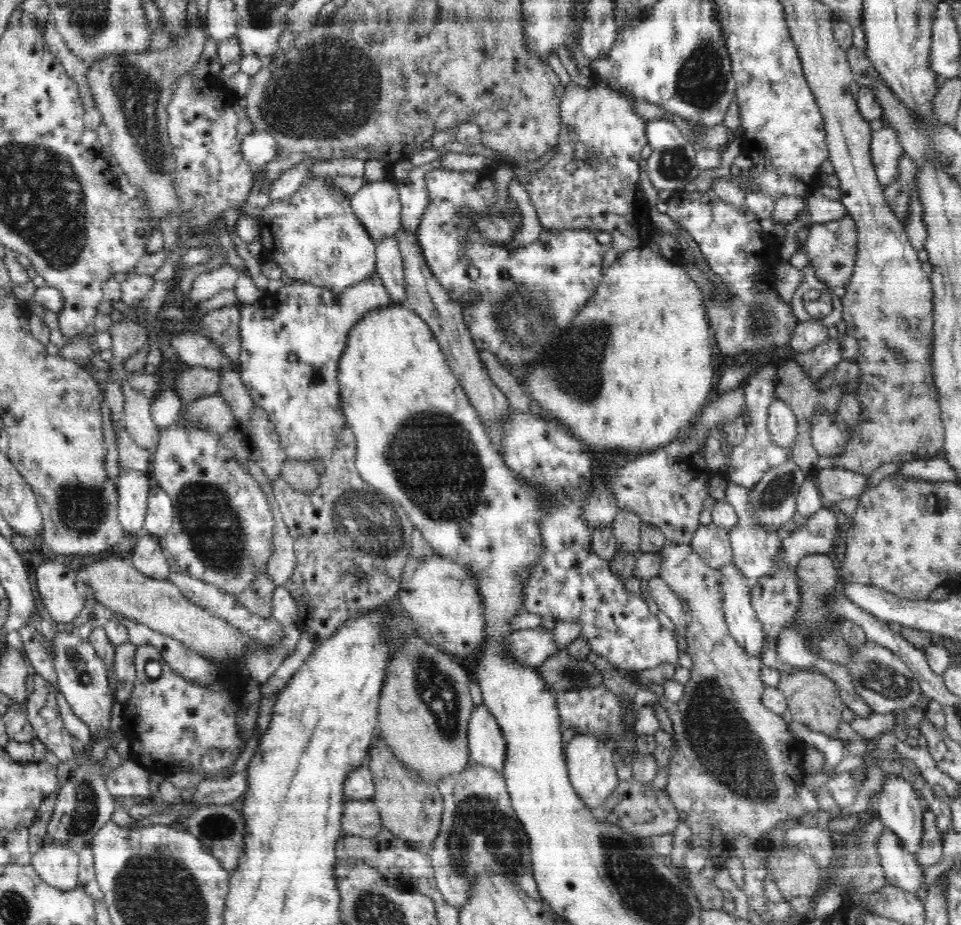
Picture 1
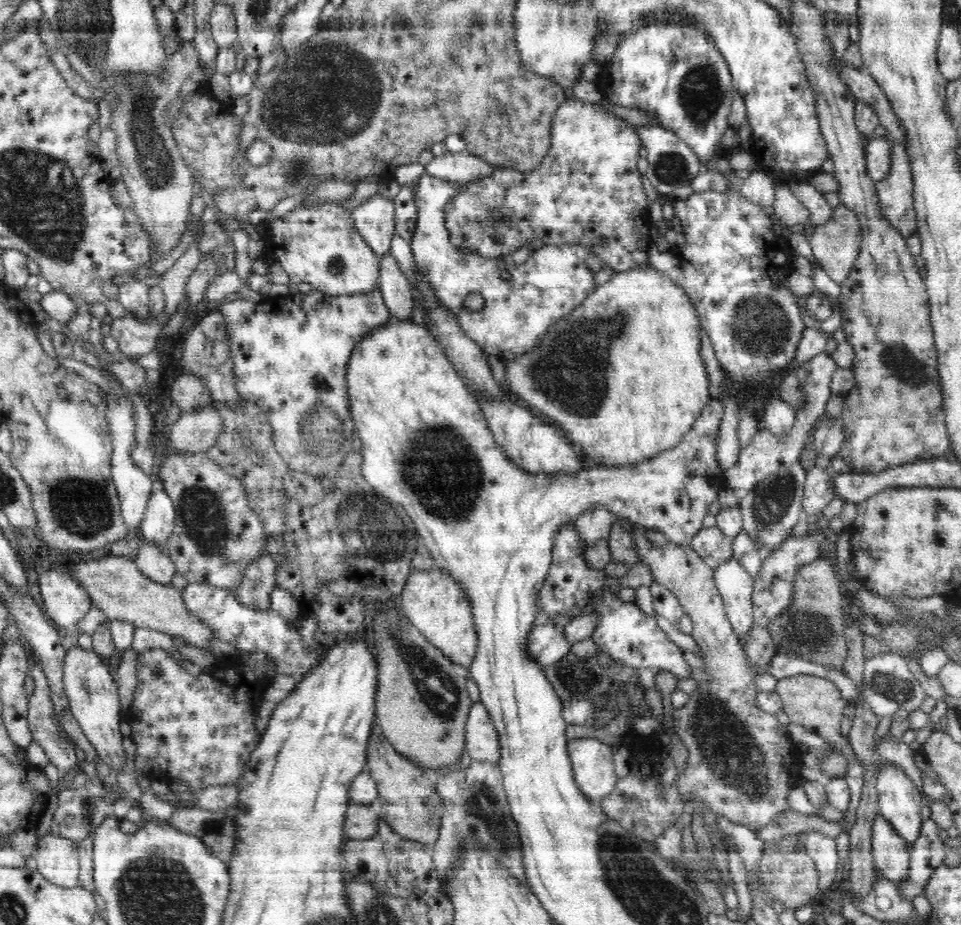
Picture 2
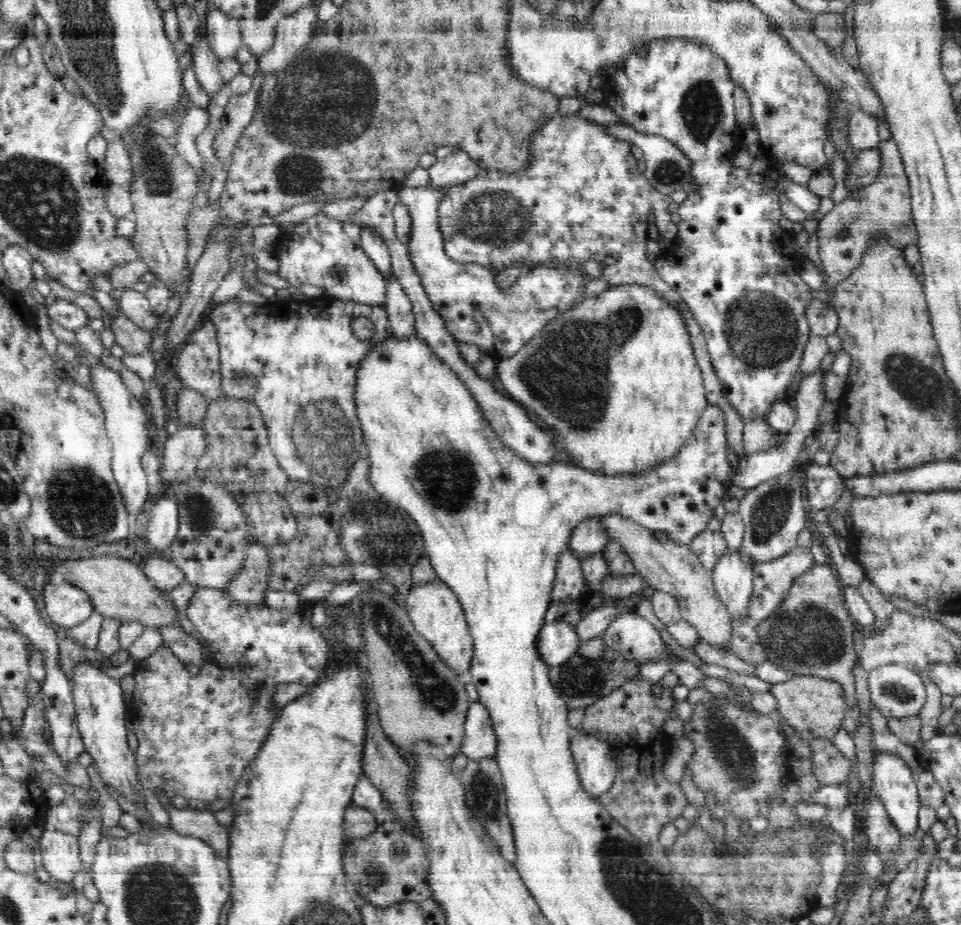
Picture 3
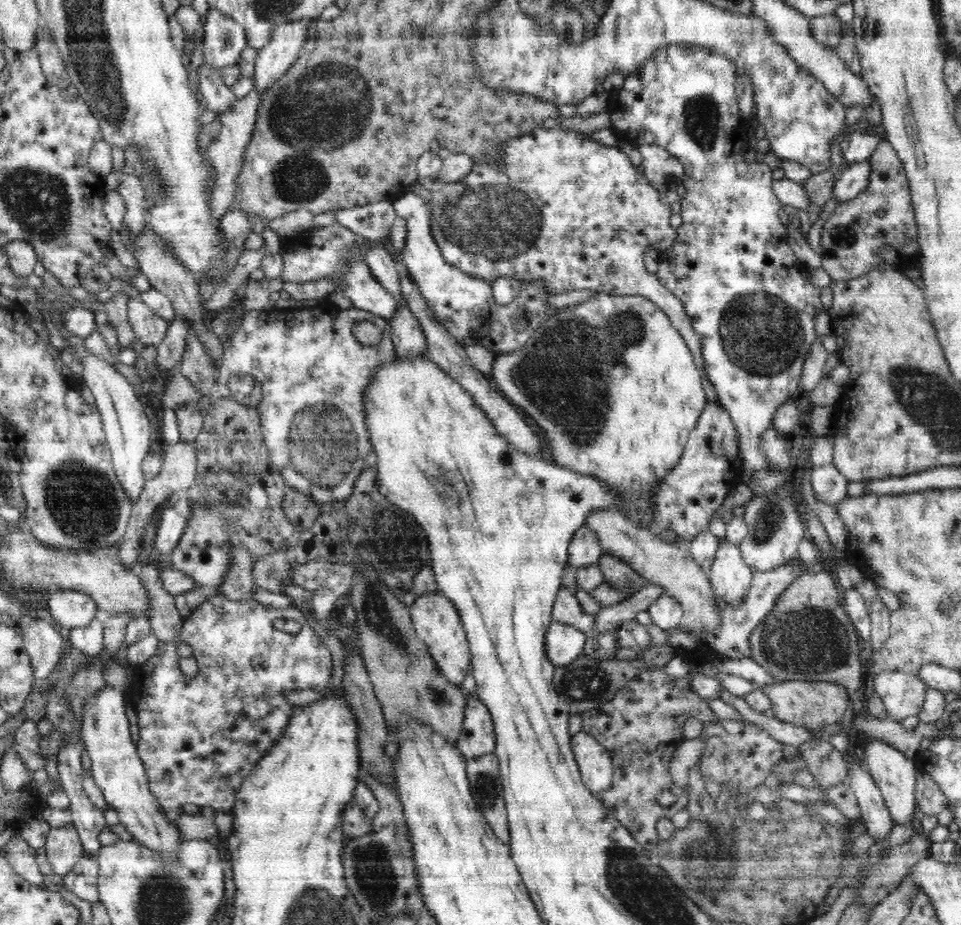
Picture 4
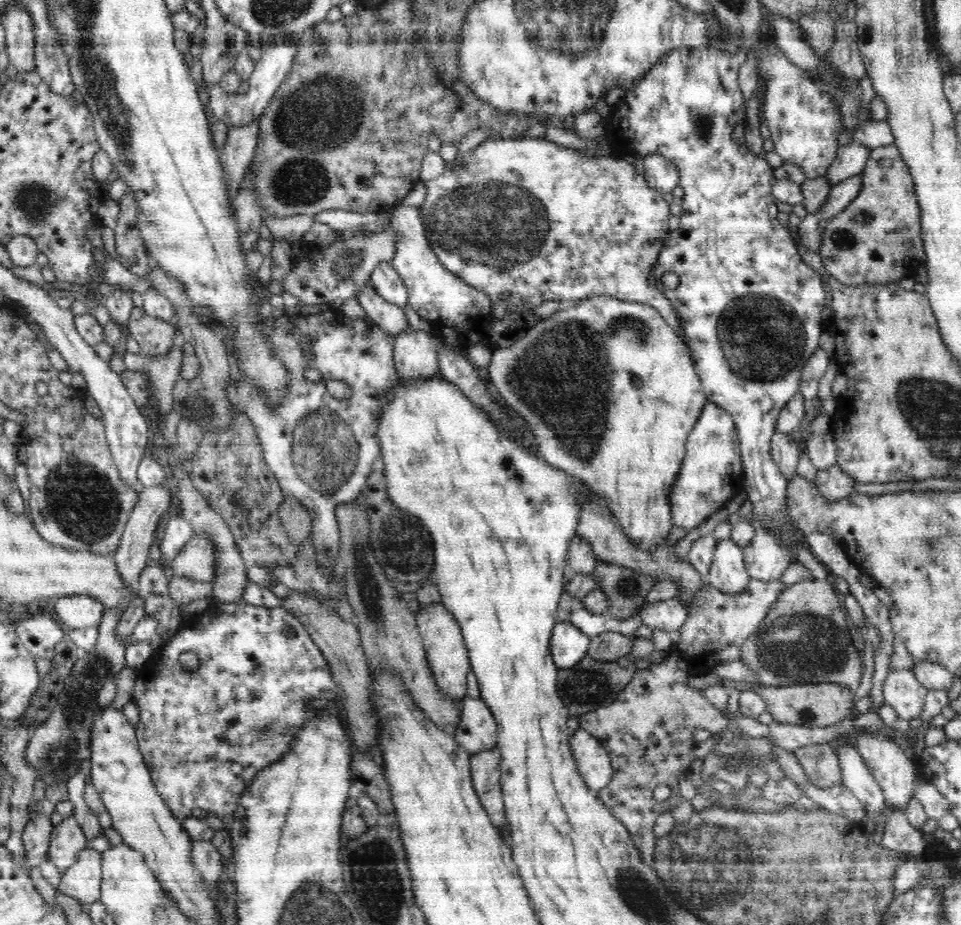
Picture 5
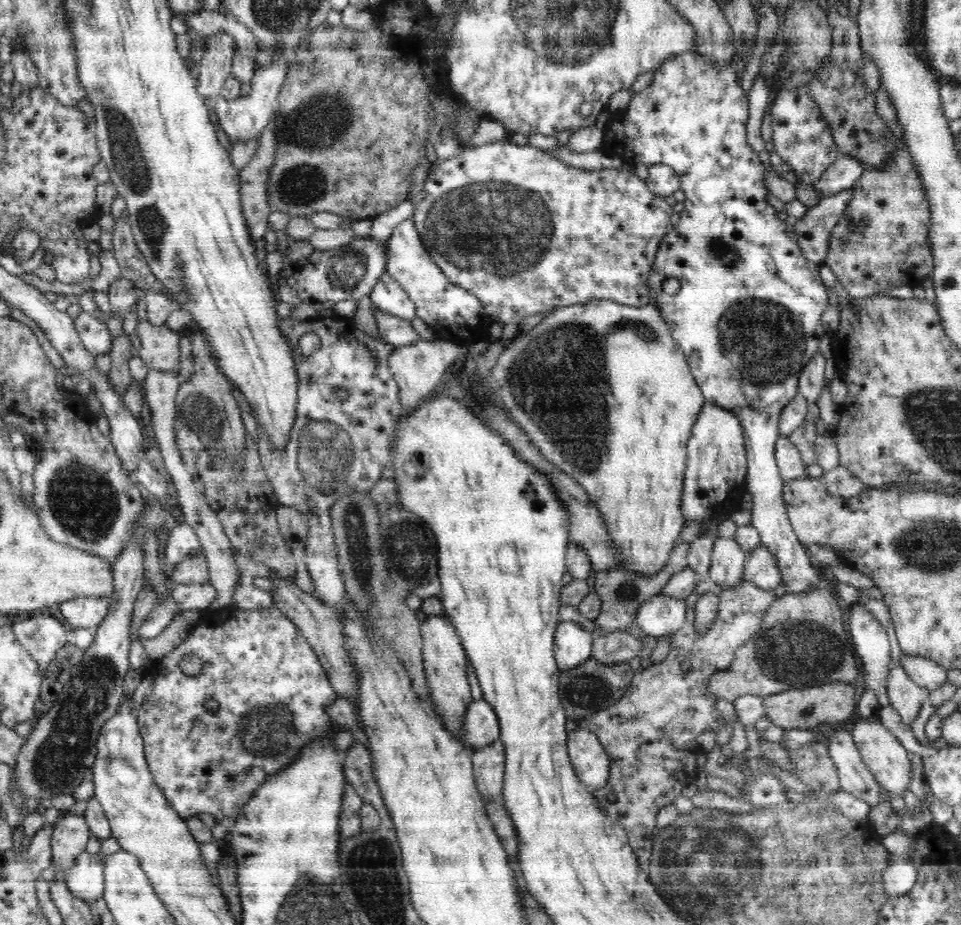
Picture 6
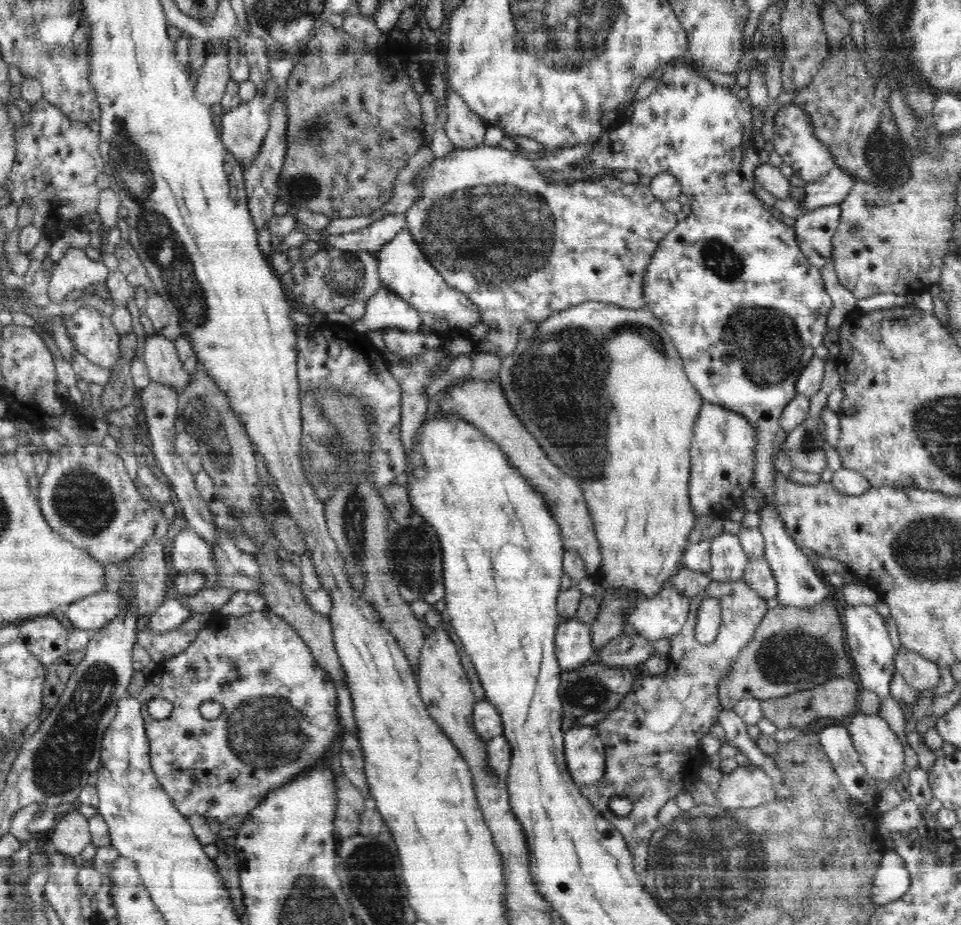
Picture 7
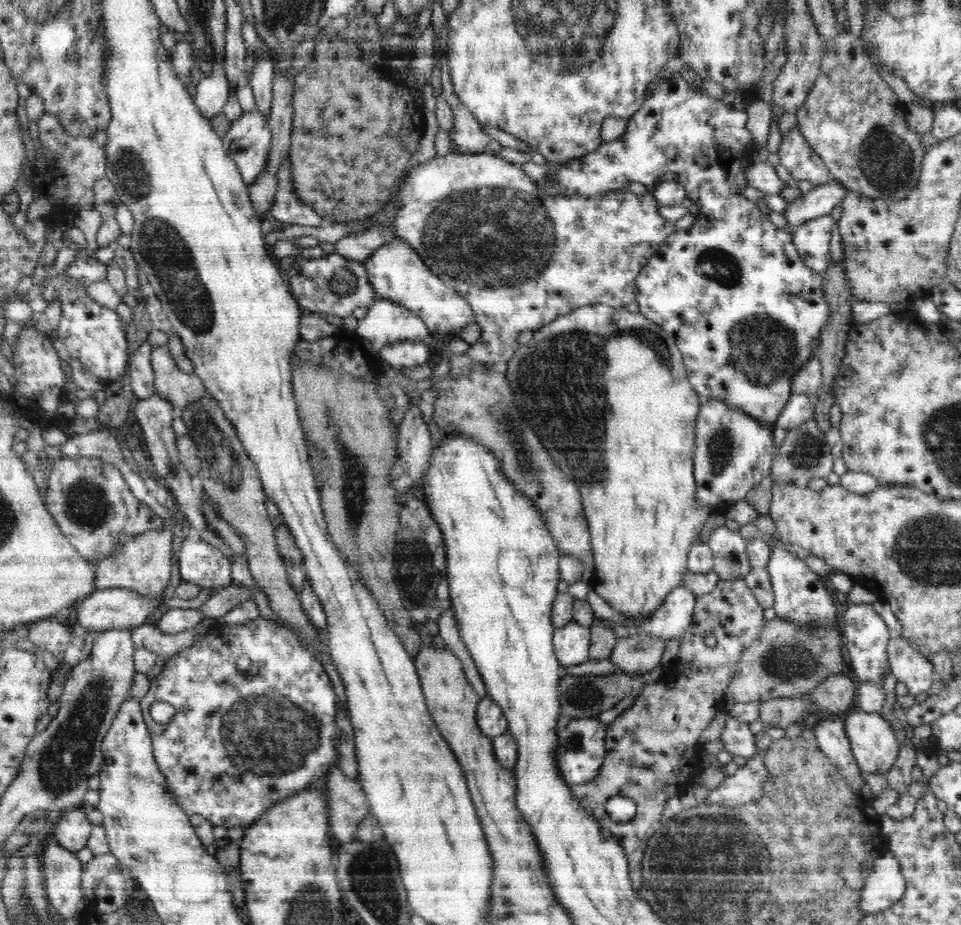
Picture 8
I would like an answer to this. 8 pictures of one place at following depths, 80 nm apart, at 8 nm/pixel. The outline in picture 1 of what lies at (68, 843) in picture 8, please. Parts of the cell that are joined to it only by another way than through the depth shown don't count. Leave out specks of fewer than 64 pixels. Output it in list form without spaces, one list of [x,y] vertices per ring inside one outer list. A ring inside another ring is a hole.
[[[44,844],[32,855],[31,865],[39,877],[60,890],[79,886],[79,853],[66,844]]]

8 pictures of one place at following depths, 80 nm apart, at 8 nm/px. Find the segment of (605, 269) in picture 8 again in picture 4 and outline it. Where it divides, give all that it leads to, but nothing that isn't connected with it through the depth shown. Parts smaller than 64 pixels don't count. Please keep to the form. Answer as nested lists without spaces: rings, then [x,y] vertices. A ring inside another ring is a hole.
[[[558,125],[550,128],[544,128],[544,127],[538,127],[535,128],[534,131],[531,131],[530,133],[526,133],[525,135],[522,135],[521,137],[514,138],[512,140],[508,140],[508,143],[501,149],[501,152],[498,153],[497,149],[497,156],[498,154],[501,154],[499,157],[499,160],[494,165],[488,165],[488,163],[478,163],[474,162],[472,171],[470,174],[468,174],[463,180],[454,182],[454,183],[444,183],[444,181],[435,180],[433,178],[419,178],[418,184],[422,185],[422,187],[426,188],[430,192],[430,201],[429,204],[432,206],[432,215],[431,215],[431,233],[434,235],[434,239],[436,239],[436,243],[438,243],[438,247],[440,247],[440,251],[442,251],[442,257],[448,261],[448,264],[452,265],[453,267],[460,268],[462,272],[468,273],[470,275],[474,275],[475,278],[480,278],[481,280],[484,280],[485,282],[488,282],[490,287],[496,279],[499,277],[503,278],[514,278],[517,281],[519,281],[523,286],[528,286],[528,284],[534,284],[534,282],[541,282],[545,288],[543,290],[547,290],[549,292],[549,296],[555,296],[558,294],[562,294],[565,292],[573,291],[573,290],[584,290],[584,289],[590,289],[594,290],[597,293],[606,293],[612,296],[642,296],[644,298],[648,298],[648,300],[654,302],[656,304],[656,307],[658,307],[660,310],[664,311],[668,317],[670,317],[670,321],[672,321],[672,325],[678,329],[678,332],[680,332],[680,335],[684,337],[684,340],[686,341],[686,344],[688,345],[688,348],[690,349],[690,352],[692,353],[692,356],[695,360],[695,365],[701,370],[702,376],[703,376],[703,389],[705,390],[705,397],[707,398],[708,403],[718,403],[718,397],[716,397],[716,391],[714,391],[714,387],[712,387],[712,383],[708,381],[708,375],[704,373],[704,366],[706,366],[706,363],[704,363],[704,355],[702,355],[702,341],[700,341],[700,335],[698,335],[698,332],[696,332],[696,329],[692,327],[692,323],[690,323],[690,317],[688,317],[688,313],[686,313],[686,309],[684,309],[684,305],[682,305],[682,301],[678,299],[678,297],[672,295],[672,292],[668,290],[668,288],[665,288],[664,285],[661,284],[660,278],[657,275],[657,273],[648,272],[646,269],[646,266],[644,265],[644,251],[646,250],[647,246],[653,246],[662,254],[663,251],[665,251],[667,248],[670,248],[672,244],[674,244],[674,240],[676,240],[676,230],[672,228],[670,225],[670,217],[672,216],[672,210],[671,210],[671,204],[668,203],[668,199],[666,199],[666,196],[664,193],[660,193],[658,190],[655,190],[649,183],[648,180],[645,178],[644,175],[640,174],[638,172],[637,167],[632,164],[630,161],[630,158],[624,154],[621,150],[621,145],[617,145],[614,148],[606,148],[606,147],[600,147],[599,144],[596,144],[592,140],[587,140],[583,134],[577,134],[574,131],[567,131],[562,130],[558,127]]]

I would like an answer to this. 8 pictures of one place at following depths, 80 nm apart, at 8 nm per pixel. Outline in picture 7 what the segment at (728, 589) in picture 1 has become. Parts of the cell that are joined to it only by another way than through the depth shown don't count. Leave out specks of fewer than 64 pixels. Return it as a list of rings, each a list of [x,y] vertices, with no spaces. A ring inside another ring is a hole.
[[[722,531],[716,535],[711,544],[711,571],[708,573],[712,581],[731,583],[743,578],[749,558],[737,534]]]

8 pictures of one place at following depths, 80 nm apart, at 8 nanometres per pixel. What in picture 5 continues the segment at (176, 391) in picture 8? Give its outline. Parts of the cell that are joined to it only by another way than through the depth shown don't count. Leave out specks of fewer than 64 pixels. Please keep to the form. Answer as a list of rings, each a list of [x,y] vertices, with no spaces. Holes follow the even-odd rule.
[[[135,306],[129,318],[129,334],[137,340],[141,354],[148,360],[165,355],[174,344],[174,323],[154,318]]]

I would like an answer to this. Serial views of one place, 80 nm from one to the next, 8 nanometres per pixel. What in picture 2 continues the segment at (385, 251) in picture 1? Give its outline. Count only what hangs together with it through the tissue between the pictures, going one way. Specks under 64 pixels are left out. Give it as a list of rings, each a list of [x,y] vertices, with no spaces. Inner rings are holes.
[[[391,251],[383,254],[379,259],[380,291],[383,293],[384,302],[392,319],[403,321],[412,318],[414,298],[411,284],[407,282],[404,271]]]

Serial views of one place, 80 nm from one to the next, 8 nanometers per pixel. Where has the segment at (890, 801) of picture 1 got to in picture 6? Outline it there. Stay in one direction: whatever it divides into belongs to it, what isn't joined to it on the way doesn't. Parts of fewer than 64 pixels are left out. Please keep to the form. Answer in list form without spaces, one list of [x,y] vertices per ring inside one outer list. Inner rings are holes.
[[[877,716],[863,718],[855,722],[851,734],[860,751],[861,760],[881,788],[885,788],[889,796],[904,797],[904,793],[909,792],[911,761],[909,760],[910,755],[902,743],[880,723]]]

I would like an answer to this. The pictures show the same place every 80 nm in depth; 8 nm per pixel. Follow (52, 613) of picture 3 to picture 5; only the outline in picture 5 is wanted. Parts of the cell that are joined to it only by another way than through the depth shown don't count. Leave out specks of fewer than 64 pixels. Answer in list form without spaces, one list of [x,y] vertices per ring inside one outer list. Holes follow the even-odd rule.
[[[88,595],[65,596],[54,601],[56,618],[69,629],[99,626],[105,610],[100,601]]]

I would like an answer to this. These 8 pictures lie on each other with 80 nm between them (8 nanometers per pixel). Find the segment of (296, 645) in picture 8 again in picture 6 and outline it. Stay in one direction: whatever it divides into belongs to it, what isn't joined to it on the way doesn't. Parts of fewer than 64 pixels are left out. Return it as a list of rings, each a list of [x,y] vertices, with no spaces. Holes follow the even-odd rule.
[[[228,605],[226,610],[206,610],[204,620],[199,620],[196,628],[188,634],[188,638],[176,646],[176,650],[160,660],[151,660],[142,676],[140,686],[131,695],[132,702],[137,710],[137,723],[140,736],[143,740],[143,751],[152,777],[161,791],[165,794],[171,807],[185,820],[197,816],[201,812],[212,814],[217,822],[232,829],[236,822],[236,816],[240,814],[244,803],[252,796],[252,793],[268,778],[278,774],[280,770],[290,766],[292,760],[298,758],[301,748],[310,741],[325,735],[335,728],[330,721],[332,719],[325,712],[325,708],[337,700],[339,695],[334,691],[329,678],[324,671],[323,665],[316,657],[313,648],[300,633],[300,629],[292,620],[288,619],[280,609],[272,605],[270,608],[256,610],[236,609],[234,605]],[[186,655],[196,655],[202,659],[203,668],[198,676],[186,676],[180,669],[180,662]],[[206,700],[216,700],[218,710],[209,712],[204,703]]]

